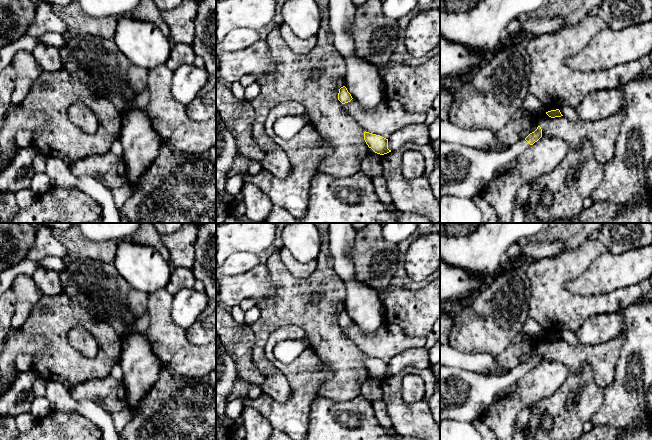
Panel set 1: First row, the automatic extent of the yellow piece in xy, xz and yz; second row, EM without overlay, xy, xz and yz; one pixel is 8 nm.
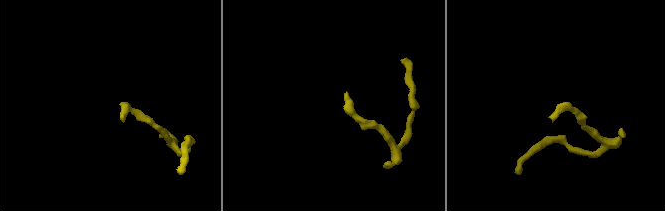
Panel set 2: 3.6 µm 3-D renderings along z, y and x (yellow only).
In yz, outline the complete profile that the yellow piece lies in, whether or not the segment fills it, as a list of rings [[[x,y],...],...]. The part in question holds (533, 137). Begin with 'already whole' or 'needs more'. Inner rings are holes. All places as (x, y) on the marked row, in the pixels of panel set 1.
needs more | [[[540,126],[511,148],[484,152],[460,144],[440,142],[440,197],[472,198],[487,187],[495,174],[510,165],[542,137]]]

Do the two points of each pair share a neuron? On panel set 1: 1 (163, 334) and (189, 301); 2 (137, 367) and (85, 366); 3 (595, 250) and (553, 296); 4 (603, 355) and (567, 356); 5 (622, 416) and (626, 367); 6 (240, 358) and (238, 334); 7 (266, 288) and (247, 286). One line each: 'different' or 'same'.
1: different
2: different
3: same
4: same
5: same
6: same
7: same

